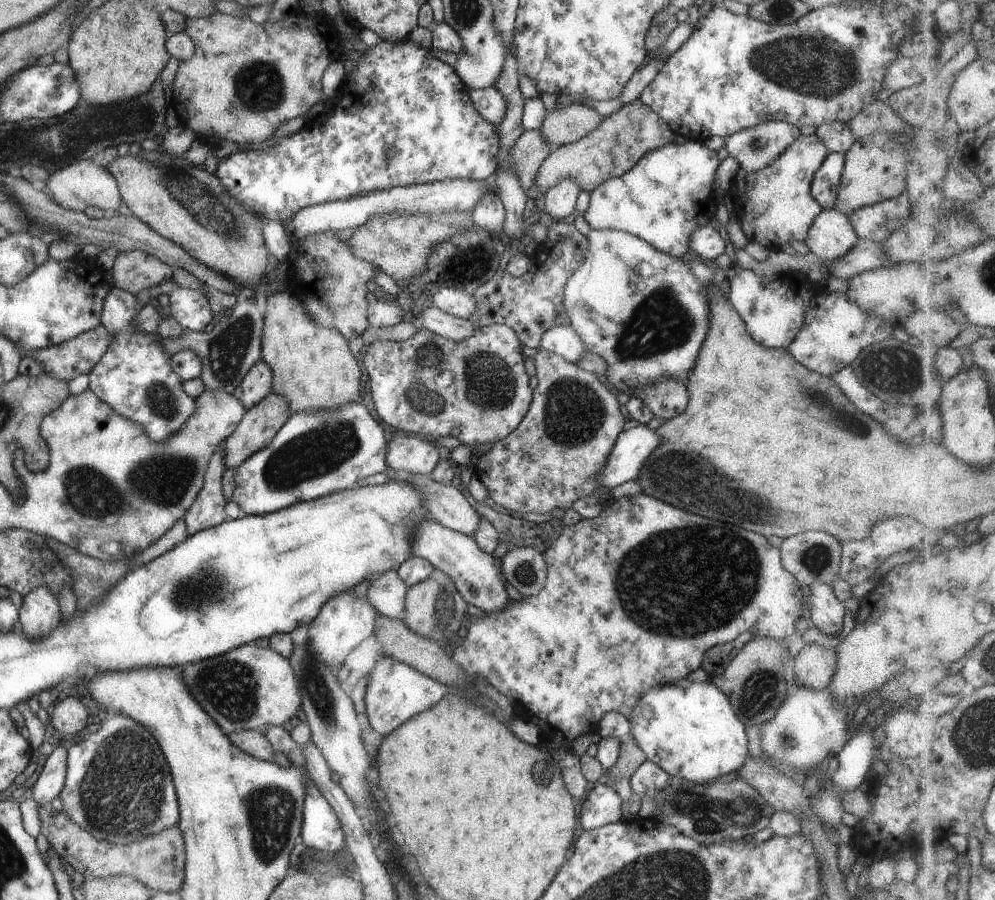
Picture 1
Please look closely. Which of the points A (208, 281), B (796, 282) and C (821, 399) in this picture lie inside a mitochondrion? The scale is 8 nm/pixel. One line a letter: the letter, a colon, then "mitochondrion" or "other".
A: other
B: other
C: mitochondrion

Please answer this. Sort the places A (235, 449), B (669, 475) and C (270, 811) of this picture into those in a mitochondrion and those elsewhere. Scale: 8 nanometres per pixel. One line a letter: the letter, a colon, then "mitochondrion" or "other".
A: other
B: mitochondrion
C: mitochondrion

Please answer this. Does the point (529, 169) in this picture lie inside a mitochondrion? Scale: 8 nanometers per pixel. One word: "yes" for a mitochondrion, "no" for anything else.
no

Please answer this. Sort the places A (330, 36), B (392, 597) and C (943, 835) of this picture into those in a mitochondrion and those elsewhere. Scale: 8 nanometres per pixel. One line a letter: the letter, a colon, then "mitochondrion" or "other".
A: other
B: other
C: other

